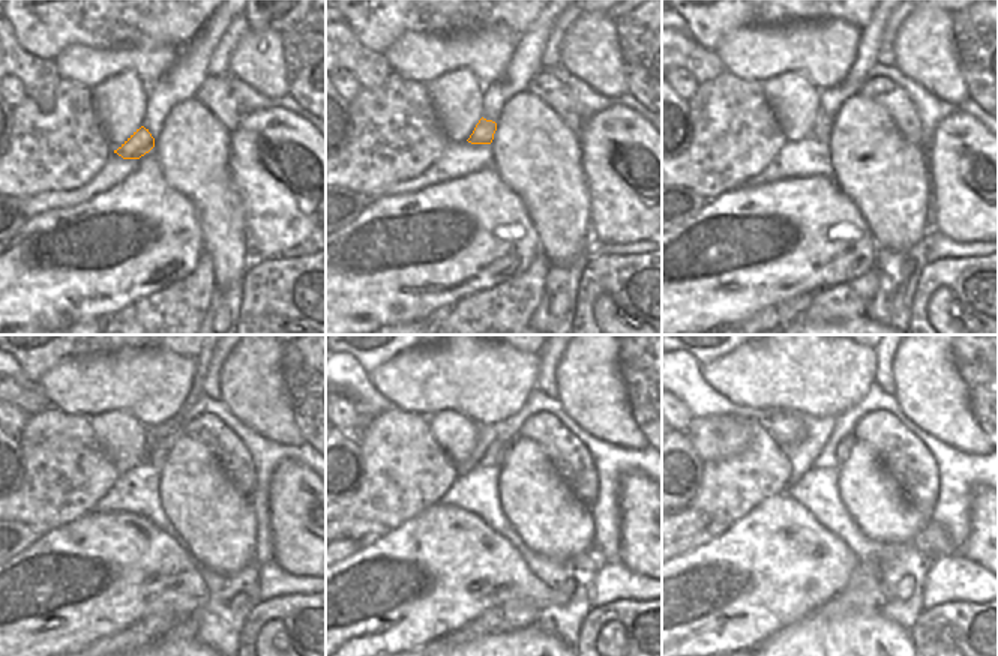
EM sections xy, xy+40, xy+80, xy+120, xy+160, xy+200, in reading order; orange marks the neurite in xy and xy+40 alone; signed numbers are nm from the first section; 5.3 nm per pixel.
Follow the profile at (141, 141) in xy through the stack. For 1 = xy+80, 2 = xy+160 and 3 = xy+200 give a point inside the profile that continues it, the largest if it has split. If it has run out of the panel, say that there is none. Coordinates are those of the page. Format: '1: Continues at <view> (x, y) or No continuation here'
1: Continues at xy+80 (823, 126)
2: Continues at xy+160 (506, 449)
3: Continues at xy+200 (844, 448)

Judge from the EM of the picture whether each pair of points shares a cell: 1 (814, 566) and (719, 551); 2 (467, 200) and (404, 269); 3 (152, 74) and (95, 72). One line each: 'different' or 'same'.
1: same
2: same
3: same

